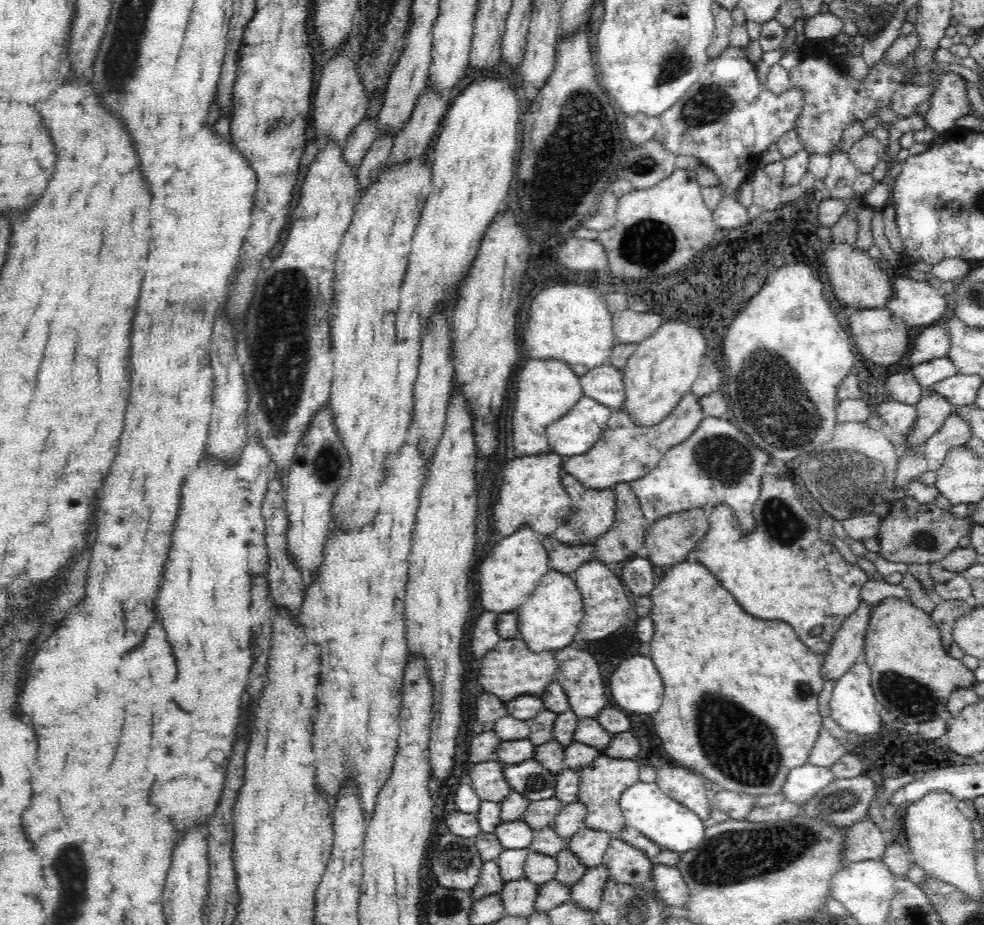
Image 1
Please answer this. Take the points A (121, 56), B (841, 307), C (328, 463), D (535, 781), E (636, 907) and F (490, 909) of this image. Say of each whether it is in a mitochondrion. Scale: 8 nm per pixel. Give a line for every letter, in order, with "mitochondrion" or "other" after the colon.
A: mitochondrion
B: other
C: mitochondrion
D: mitochondrion
E: mitochondrion
F: other

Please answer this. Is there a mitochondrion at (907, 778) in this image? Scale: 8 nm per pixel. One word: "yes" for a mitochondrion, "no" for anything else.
no

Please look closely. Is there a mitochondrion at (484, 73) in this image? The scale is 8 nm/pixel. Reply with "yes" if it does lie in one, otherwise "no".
no

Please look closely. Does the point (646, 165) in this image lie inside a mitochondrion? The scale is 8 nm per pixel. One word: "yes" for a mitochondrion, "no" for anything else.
yes

